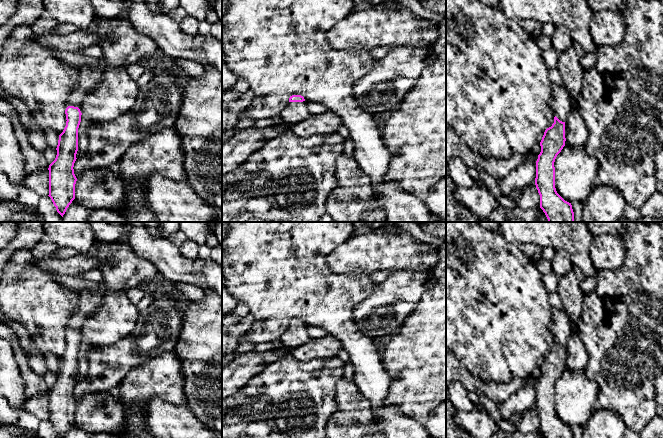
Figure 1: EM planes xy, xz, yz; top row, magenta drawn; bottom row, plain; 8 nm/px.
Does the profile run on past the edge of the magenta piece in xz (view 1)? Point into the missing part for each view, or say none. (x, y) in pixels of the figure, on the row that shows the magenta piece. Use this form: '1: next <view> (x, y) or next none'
1: next xz (294, 112)

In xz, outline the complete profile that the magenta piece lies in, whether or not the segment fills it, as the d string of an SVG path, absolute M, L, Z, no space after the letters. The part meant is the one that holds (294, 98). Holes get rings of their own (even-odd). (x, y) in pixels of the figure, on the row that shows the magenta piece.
M292 95L289 98L289 103L280 113L282 121L293 125L310 116L310 111L307 107L307 101L301 95Z

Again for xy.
M107 65L101 67L80 67L81 75L77 79L76 89L68 98L68 107L65 110L66 126L59 135L57 155L49 165L49 197L51 198L57 212L63 217L67 208L75 199L75 184L77 178L74 174L74 163L78 151L78 128L81 122L81 111L78 108L82 98L90 93L109 68Z

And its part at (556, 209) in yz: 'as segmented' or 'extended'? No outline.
extended

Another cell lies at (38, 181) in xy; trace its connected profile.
M40 170L27 173L24 185L36 192L40 197L49 195L49 170Z

